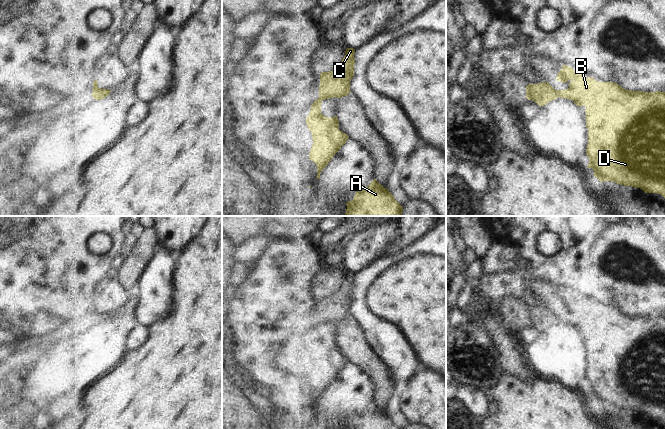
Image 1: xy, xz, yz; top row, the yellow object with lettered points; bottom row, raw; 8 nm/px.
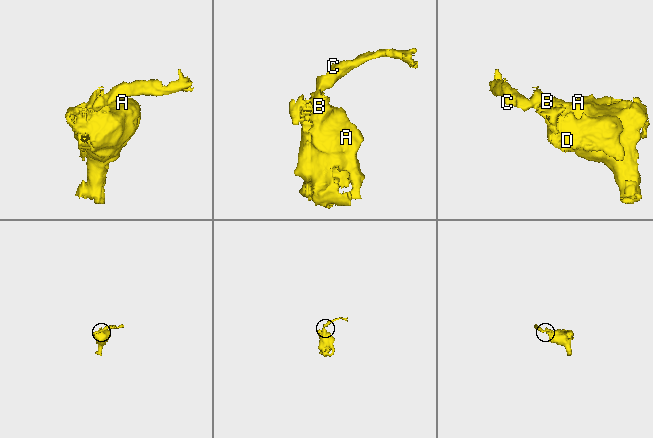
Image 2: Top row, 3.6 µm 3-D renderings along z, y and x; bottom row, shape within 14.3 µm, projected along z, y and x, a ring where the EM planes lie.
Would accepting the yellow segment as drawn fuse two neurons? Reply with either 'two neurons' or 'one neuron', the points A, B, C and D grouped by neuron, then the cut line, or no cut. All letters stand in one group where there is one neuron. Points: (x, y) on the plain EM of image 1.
two neurons; A B D / C; cut in yz along (555, 314), (558, 320)

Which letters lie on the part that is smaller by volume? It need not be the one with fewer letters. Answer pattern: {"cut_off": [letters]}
{"cut_off": ["C"]}

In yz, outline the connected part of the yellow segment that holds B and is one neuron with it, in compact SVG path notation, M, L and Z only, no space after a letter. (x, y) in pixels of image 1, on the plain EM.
M562 289L556 305L569 307L568 313L556 314L558 321L573 324L577 330L585 330L589 381L587 392L594 394L600 405L611 405L624 410L640 412L646 417L661 418L665 422L665 316L631 315L614 306L599 306L593 301L585 301L581 296Z

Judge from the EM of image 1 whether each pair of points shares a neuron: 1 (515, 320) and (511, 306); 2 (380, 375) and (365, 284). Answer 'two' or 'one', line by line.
1: one
2: two

